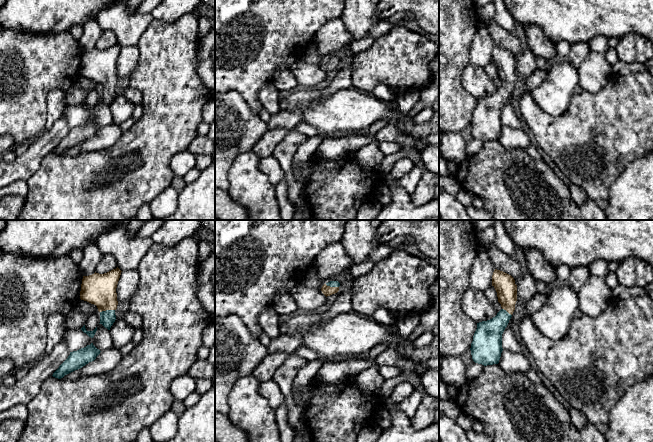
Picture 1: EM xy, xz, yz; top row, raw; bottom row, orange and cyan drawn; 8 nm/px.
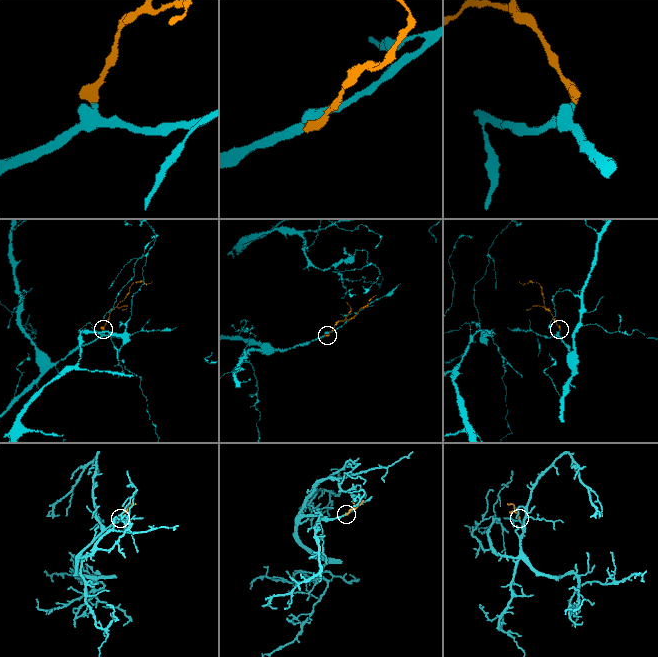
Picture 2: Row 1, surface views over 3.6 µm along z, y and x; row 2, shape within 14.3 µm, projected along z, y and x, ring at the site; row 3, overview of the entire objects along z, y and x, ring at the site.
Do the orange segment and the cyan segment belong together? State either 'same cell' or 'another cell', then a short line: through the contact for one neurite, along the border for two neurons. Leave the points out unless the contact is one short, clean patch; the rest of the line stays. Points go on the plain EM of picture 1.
same cell; line xy (99, 65), (106, 76), (107, 85), (107, 94)

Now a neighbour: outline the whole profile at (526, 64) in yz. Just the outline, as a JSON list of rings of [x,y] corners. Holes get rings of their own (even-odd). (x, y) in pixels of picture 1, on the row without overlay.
[[[529,48],[524,49],[517,61],[517,76],[525,80],[532,74],[537,69],[536,59],[537,56]]]

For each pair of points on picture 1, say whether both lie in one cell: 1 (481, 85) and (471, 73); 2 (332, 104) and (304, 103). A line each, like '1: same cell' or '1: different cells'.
1: same cell
2: same cell

